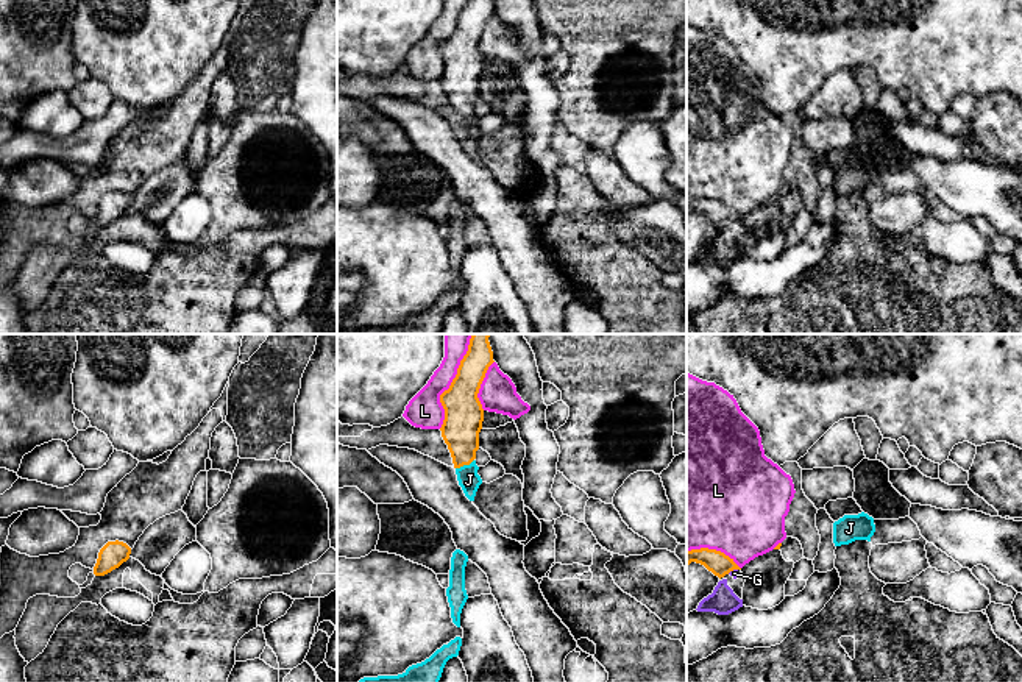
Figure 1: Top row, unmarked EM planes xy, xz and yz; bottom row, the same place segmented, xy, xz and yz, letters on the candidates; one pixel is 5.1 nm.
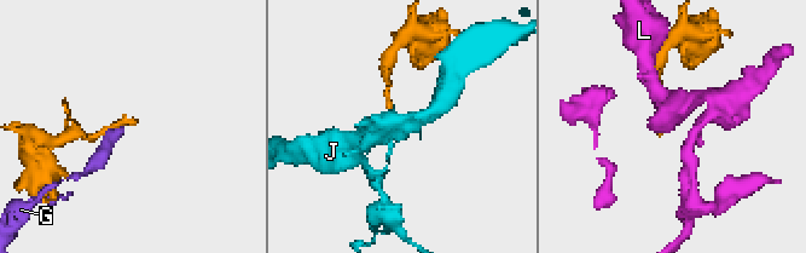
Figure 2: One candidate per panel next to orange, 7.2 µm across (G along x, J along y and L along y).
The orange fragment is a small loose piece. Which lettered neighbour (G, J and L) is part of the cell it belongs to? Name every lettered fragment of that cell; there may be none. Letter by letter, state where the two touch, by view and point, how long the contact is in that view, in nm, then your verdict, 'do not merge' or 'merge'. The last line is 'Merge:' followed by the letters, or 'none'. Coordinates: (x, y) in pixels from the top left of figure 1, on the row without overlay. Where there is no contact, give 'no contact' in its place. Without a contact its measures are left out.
G: yz (732, 220) | 60 nm | do not merge
J: xz (464, 114) | 110 nm | merge
L: xz (448, 39) | 440 nm | do not merge
Merge: J

